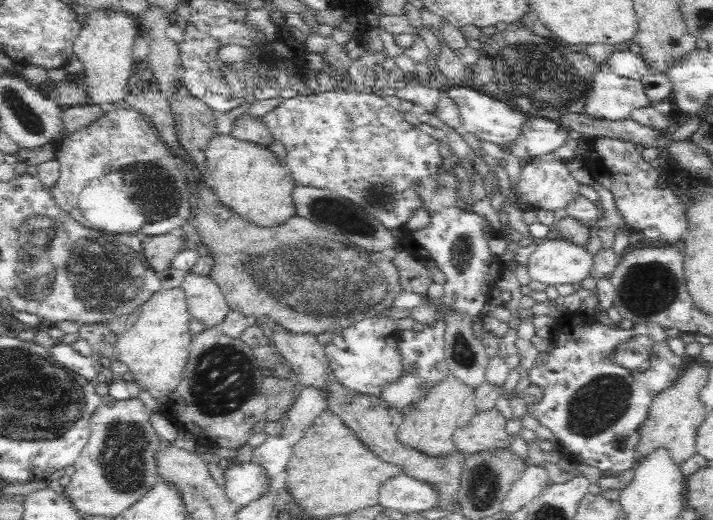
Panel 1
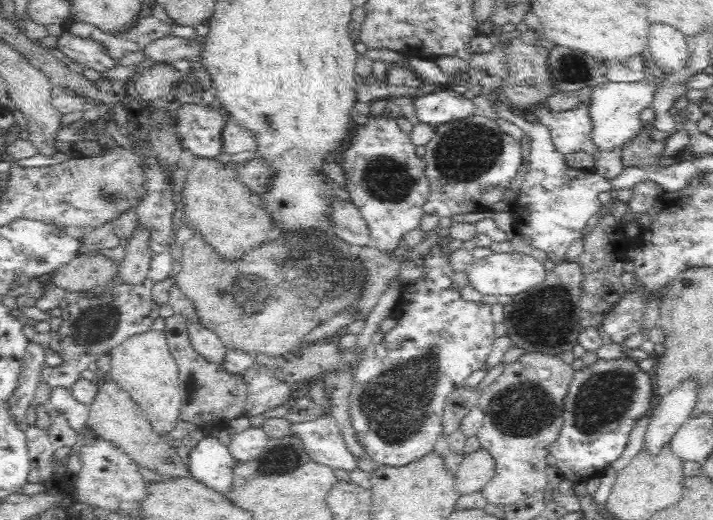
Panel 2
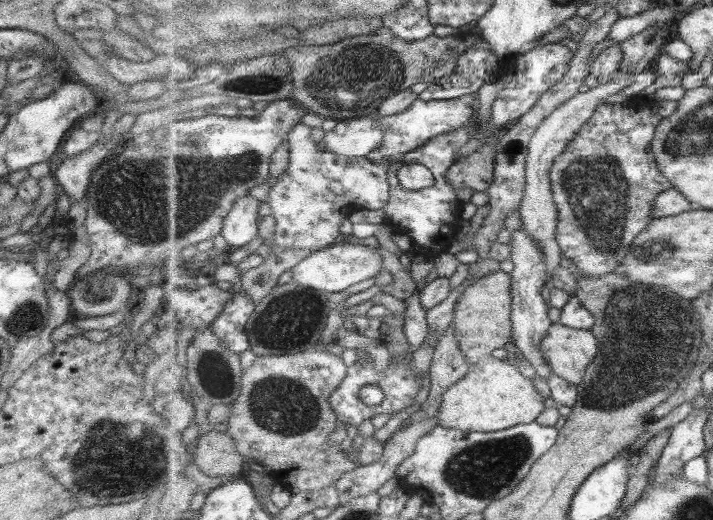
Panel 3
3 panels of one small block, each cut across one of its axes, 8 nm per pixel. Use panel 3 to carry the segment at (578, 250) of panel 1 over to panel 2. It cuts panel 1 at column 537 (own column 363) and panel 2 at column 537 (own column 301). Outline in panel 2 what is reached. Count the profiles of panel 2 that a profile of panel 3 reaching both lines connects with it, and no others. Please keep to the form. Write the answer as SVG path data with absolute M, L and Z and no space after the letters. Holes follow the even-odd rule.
M494 253L482 259L474 259L472 264L465 270L468 284L480 292L481 296L516 296L525 293L526 290L536 287L544 278L548 271L544 264L536 261L534 257L527 254L512 253Z

